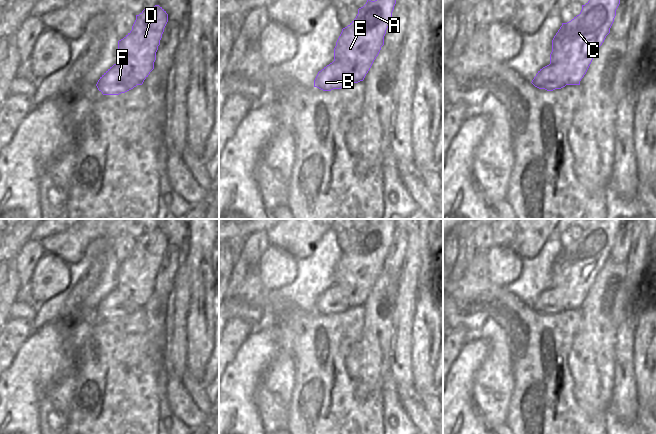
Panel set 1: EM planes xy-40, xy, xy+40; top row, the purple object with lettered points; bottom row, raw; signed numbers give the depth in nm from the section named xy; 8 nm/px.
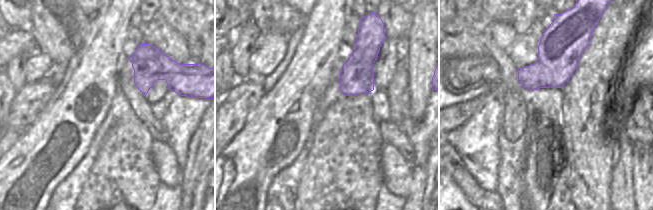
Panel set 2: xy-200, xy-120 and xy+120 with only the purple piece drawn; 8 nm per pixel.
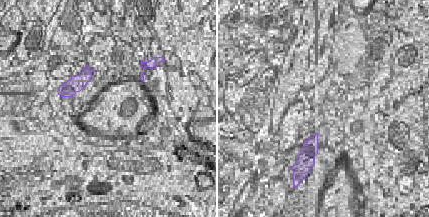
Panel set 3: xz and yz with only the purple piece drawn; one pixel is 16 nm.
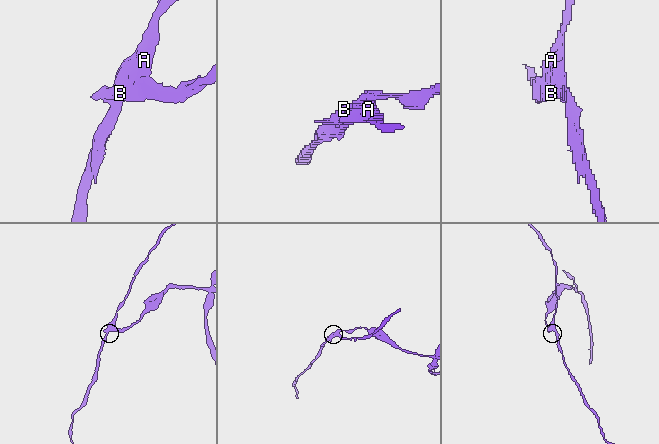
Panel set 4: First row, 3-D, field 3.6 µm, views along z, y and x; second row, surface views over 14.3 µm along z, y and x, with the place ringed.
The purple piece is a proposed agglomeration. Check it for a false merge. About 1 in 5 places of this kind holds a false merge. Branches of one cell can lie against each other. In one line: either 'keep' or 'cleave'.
cleave

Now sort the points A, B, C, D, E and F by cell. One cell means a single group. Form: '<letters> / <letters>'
A C D E / B F

